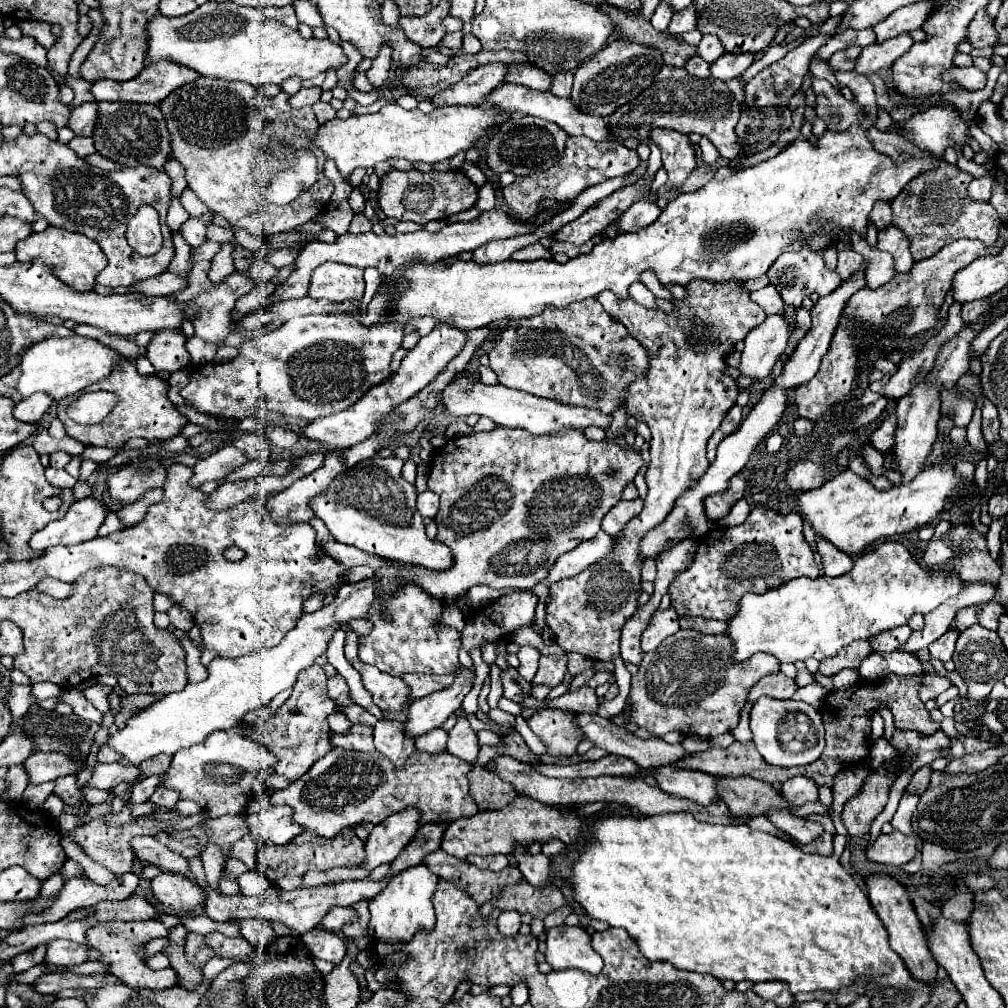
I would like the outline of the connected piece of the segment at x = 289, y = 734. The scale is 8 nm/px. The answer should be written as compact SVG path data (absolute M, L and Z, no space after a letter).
M314 663L312 667L300 671L298 681L292 689L290 699L276 711L272 719L268 719L260 729L250 727L244 731L246 737L264 745L278 761L268 769L270 775L282 775L290 781L300 779L320 757L332 751L330 743L330 727L326 717L332 713L342 711L336 701L332 701L326 693L326 673L324 669Z

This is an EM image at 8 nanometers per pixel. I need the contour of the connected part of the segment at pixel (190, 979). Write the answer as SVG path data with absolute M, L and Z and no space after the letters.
M176 925L176 927L172 927L170 929L170 935L168 935L168 939L172 941L170 943L170 947L168 949L164 949L166 953L168 953L168 957L170 957L170 967L176 971L176 975L178 975L178 985L182 987L182 989L186 989L186 991L196 991L198 987L200 987L200 983L204 980L204 976L202 975L202 969L198 969L198 967L194 967L194 965L190 965L188 961L186 961L186 957L184 957L184 937L186 937L186 929L184 929L184 925Z

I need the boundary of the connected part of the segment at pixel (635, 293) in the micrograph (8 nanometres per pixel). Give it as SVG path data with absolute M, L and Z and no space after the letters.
M634 283L634 285L630 285L630 297L636 301L636 303L640 303L640 305L644 305L644 307L648 307L648 309L658 309L658 305L656 305L656 295L644 285L644 283Z

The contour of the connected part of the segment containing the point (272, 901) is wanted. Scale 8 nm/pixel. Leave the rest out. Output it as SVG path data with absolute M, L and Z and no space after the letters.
M200 857L190 858L189 865L196 882L206 891L204 905L196 913L190 913L190 915L202 915L204 913L206 917L210 917L214 921L230 921L230 919L242 921L242 919L262 917L262 919L268 919L268 921L270 919L280 921L280 923L288 925L290 929L294 929L298 933L306 933L310 929L316 929L320 919L336 905L348 907L348 905L354 905L362 899L374 899L382 891L382 887L386 887L386 883L388 883L388 879L382 881L382 883L376 883L372 879L362 879L362 881L338 881L338 883L334 883L334 889L330 889L330 885L320 885L320 887L310 887L310 889L302 887L302 889L294 889L294 891L284 891L284 889L278 889L278 887L270 887L258 897L246 897L246 895L232 895L230 897L230 895L218 893L216 889L212 889L206 883Z

